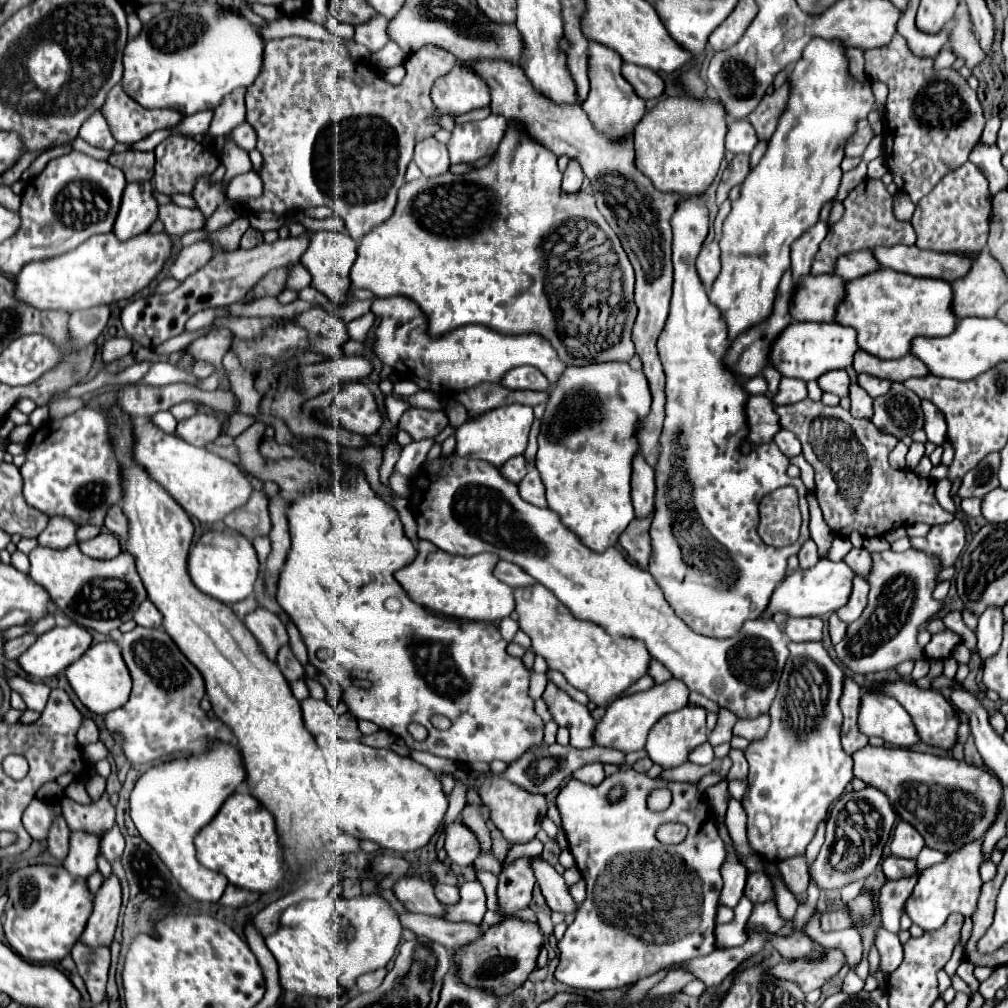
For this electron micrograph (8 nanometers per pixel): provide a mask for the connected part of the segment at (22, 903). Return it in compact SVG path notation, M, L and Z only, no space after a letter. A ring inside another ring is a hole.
M28 865L24 869L16 869L6 879L6 909L4 909L4 933L10 947L32 963L50 963L62 961L70 955L70 949L80 939L86 921L94 909L94 895L88 889L86 879L76 879L70 871L64 871L62 865Z

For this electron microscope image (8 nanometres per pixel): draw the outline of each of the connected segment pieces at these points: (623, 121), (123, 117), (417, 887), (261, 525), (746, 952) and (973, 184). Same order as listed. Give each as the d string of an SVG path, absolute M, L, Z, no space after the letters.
M590 43L588 57L590 57L590 69L588 69L590 93L588 93L588 99L582 103L582 107L588 113L590 121L596 125L596 129L604 131L612 139L622 139L630 135L634 125L642 119L644 101L636 95L634 87L622 77L620 73L622 59L620 55L616 55L616 51L604 47L602 43Z
M120 85L112 87L102 107L104 119L108 119L112 137L118 143L136 143L156 129L166 129L180 123L182 113L172 109L146 109L130 99Z
M416 877L398 879L394 885L394 893L402 901L402 905L412 913L444 917L446 907L436 899L434 887L426 881L420 881Z
M252 491L252 499L248 499L244 507L228 513L224 523L248 539L268 535L272 527L268 517L268 495L264 491Z
M752 933L748 941L740 947L716 949L714 953L684 963L708 989L716 989L734 969L738 969L746 959L760 953L766 945L766 933Z
M970 161L960 169L948 173L920 203L914 211L912 225L916 229L916 247L936 253L958 253L976 257L986 247L988 221L992 213L992 195L988 181L982 171Z

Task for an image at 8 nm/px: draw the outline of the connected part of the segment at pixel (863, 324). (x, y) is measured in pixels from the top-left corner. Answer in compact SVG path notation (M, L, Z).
M880 269L880 271L872 271L872 275L862 275L860 279L852 279L844 287L846 287L846 297L836 307L834 321L840 325L854 327L858 333L856 337L858 347L862 351L868 351L870 355L876 355L878 359L900 359L908 355L914 337L946 337L954 331L956 317L952 313L952 287L948 281L912 277L892 269Z

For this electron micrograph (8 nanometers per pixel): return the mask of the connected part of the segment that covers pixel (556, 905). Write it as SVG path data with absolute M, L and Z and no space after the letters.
M534 859L534 875L540 881L540 889L542 895L548 903L548 907L552 911L560 911L564 915L568 913L576 913L578 905L570 895L570 887L566 885L564 877L556 873L556 869L552 865L548 865L544 859Z

